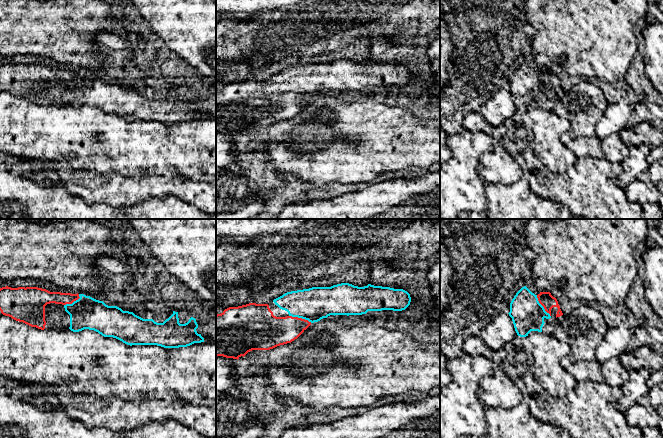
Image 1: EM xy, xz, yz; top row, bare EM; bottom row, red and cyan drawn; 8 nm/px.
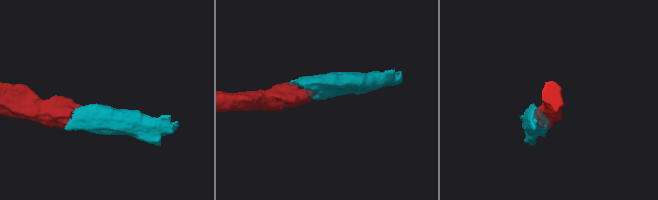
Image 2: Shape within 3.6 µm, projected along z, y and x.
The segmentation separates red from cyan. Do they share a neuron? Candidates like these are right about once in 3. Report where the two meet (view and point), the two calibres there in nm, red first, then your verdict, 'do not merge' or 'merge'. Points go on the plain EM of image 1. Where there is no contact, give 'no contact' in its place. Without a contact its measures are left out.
meets red in xz at (300, 94); 240 nm thick on the red side, 260 nm on the other; merge

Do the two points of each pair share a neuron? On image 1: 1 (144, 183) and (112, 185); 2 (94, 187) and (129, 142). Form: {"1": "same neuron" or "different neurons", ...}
{"1": "same neuron", "2": "different neurons"}

